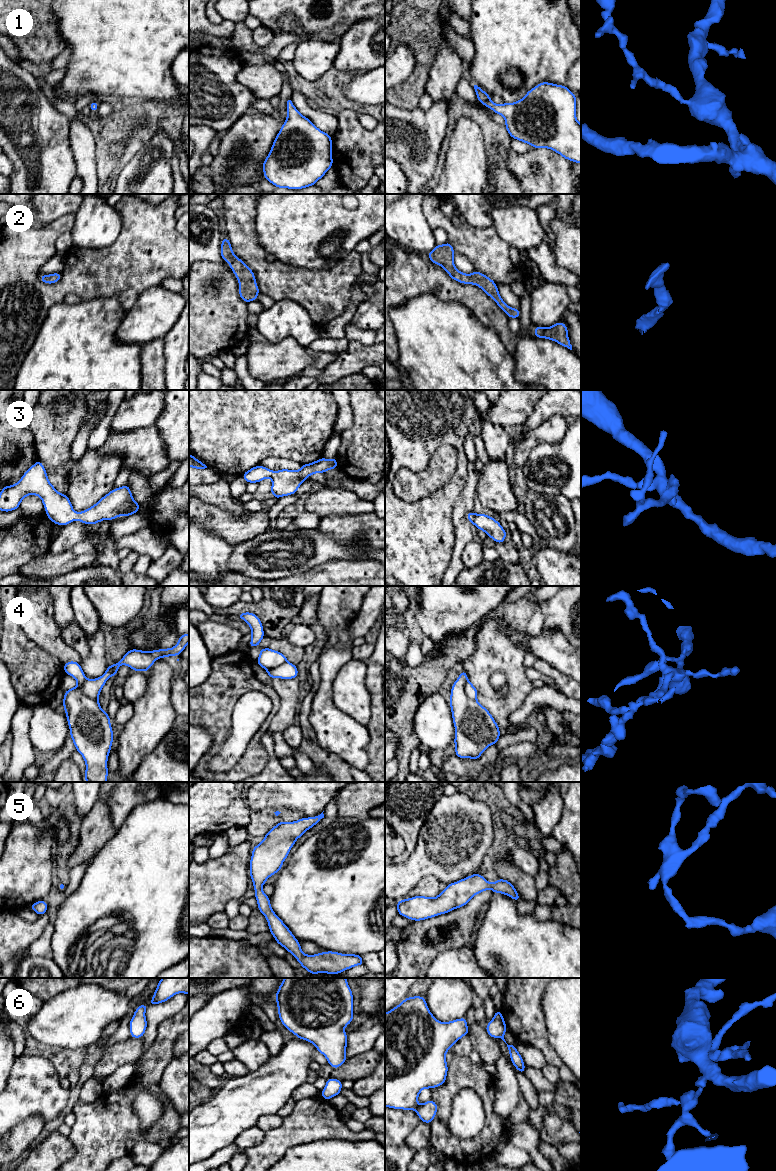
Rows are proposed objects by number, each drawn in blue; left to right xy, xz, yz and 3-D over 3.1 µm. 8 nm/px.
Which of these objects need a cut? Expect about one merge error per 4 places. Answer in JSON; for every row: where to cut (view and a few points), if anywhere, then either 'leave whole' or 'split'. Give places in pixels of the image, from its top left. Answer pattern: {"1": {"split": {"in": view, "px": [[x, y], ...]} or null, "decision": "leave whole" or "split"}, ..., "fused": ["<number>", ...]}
{"1": {"split": null, "decision": "leave whole"}, "2": {"split": null, "decision": "leave whole"}, "3": {"split": null, "decision": "leave whole"}, "4": {"split": null, "decision": "leave whole"}, "5": {"split": null, "decision": "leave whole"}, "6": {"split": null, "decision": "leave whole"}, "fused": []}

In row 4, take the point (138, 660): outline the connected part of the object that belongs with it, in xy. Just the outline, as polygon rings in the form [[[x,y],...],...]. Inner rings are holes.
[[[182,634],[173,648],[153,651],[130,649],[118,663],[107,666],[106,672],[96,679],[87,679],[78,662],[69,661],[63,665],[65,674],[74,677],[78,683],[65,691],[63,708],[70,737],[86,764],[86,782],[107,782],[109,773],[107,761],[113,743],[113,730],[111,718],[97,701],[106,681],[117,675],[120,665],[146,672],[159,658],[180,656],[188,643],[189,634]]]

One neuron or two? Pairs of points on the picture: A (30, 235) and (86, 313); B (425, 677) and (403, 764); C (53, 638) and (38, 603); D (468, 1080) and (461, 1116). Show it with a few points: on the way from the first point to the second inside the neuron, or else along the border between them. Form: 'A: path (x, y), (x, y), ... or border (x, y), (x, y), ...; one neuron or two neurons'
A: border (106, 296), (90, 299), (83, 298); two neurons
B: path (403, 696), (403, 742); one neuron
C: path (44, 629), (38, 623), (38, 612); one neuron
D: border (451, 1100), (462, 1089), (471, 1088), (483, 1104); two neurons

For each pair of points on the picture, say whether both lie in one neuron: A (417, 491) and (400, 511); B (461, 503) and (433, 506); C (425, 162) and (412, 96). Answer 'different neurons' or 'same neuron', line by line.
A: different neurons
B: different neurons
C: different neurons

